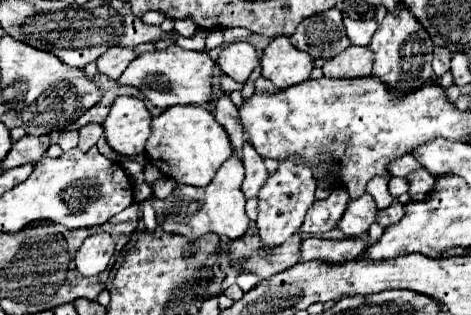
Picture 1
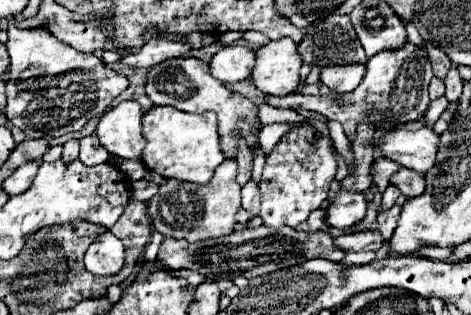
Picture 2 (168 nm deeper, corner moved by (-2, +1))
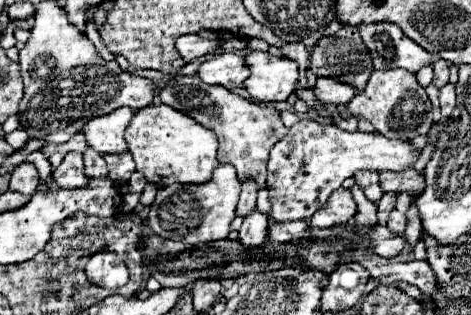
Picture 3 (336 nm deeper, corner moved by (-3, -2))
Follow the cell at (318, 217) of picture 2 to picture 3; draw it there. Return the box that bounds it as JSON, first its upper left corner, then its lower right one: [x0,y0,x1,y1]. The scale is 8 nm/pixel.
[269,220,309,242]

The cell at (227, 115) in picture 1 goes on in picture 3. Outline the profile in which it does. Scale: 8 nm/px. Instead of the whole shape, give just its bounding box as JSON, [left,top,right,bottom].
[237,178,257,216]

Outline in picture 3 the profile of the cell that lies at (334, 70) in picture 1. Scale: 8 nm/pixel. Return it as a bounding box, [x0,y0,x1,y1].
[313,78,357,106]

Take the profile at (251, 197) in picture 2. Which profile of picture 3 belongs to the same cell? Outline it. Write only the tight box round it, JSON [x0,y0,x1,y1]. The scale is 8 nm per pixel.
[239,210,267,248]

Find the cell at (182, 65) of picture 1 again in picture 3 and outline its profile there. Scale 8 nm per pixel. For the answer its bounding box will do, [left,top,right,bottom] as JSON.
[159,76,287,188]

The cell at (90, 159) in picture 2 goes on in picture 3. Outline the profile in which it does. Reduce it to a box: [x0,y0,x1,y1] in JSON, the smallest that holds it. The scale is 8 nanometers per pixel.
[83,148,107,178]

